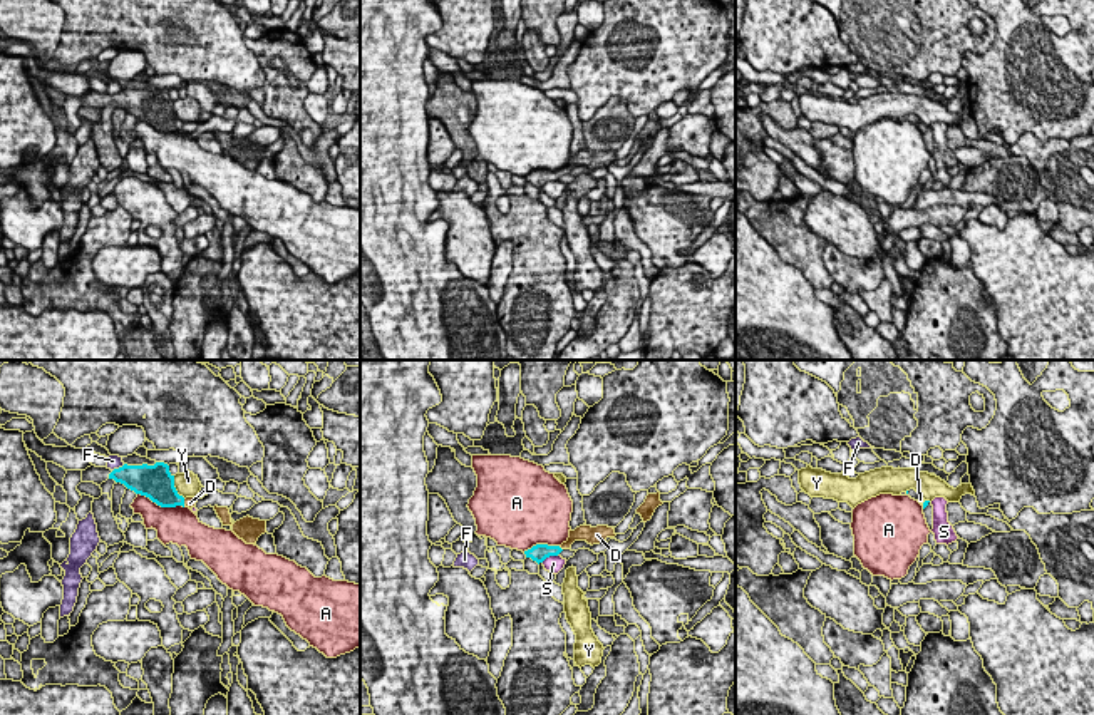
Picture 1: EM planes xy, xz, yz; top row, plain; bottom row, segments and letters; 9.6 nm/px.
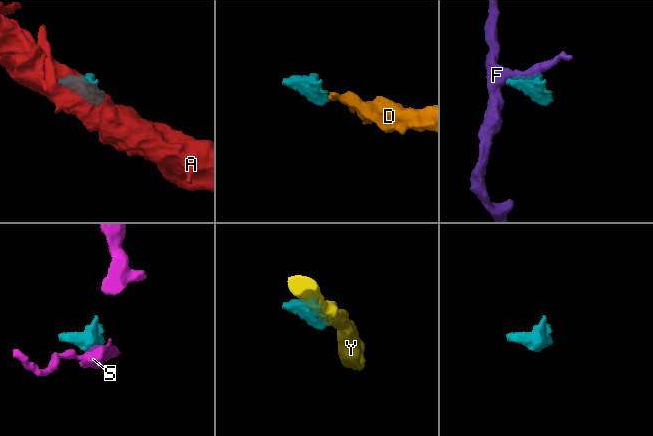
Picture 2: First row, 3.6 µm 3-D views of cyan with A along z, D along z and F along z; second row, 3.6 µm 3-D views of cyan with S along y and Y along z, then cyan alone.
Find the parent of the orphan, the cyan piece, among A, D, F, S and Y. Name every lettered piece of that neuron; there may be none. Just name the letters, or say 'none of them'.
D

